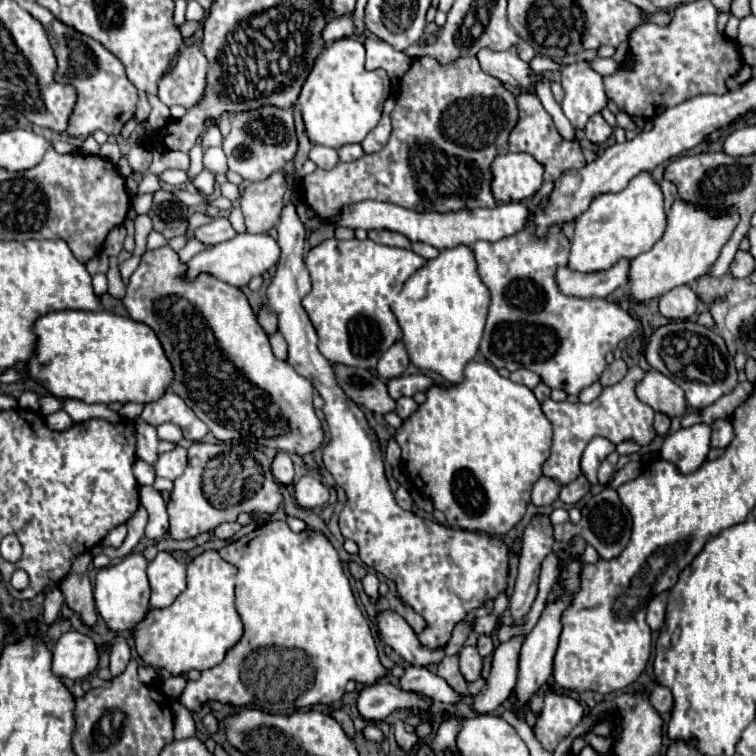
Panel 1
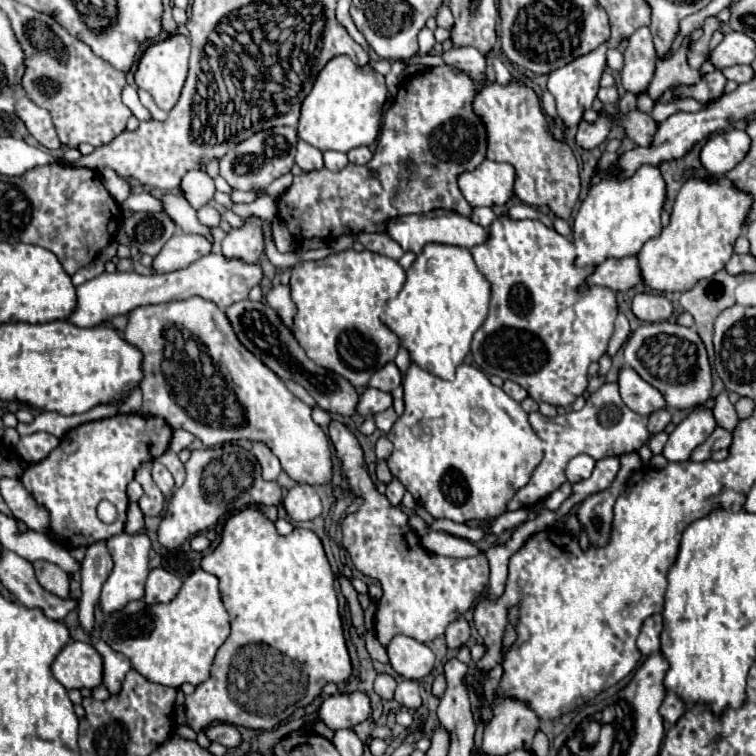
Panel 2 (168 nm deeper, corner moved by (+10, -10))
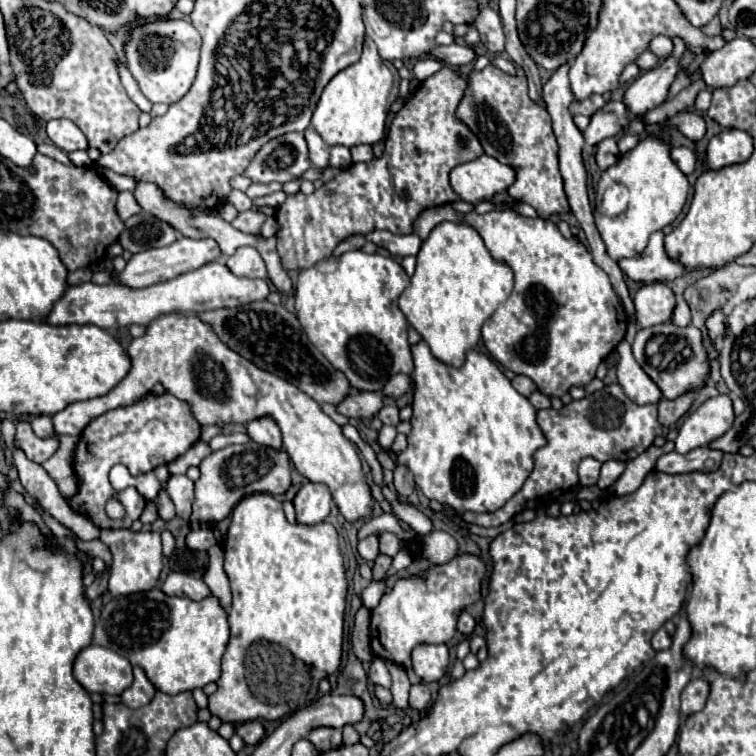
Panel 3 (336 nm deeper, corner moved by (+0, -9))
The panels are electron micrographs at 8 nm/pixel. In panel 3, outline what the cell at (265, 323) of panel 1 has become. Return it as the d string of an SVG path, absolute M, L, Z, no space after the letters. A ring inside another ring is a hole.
M256 301L234 309L214 309L196 313L196 317L200 317L200 321L204 321L206 325L212 325L220 341L224 341L224 345L228 345L232 351L240 353L256 367L296 385L300 391L304 391L318 403L336 405L348 395L350 385L344 373L334 369L330 361L310 341L306 341L308 337L300 321L296 319L296 315L286 311L284 305Z

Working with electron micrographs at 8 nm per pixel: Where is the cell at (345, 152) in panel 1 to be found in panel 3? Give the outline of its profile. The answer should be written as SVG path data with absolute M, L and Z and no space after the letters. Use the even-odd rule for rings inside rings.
M336 145L330 151L330 167L340 167L340 169L348 169L352 165L352 157L350 157L350 149L344 145Z

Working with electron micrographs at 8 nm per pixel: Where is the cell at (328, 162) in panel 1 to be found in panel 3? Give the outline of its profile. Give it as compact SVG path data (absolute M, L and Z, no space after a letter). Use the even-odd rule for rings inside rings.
M308 127L304 131L308 149L310 149L310 161L314 167L328 167L328 159L330 159L330 145L324 143L324 139L314 131L314 127Z

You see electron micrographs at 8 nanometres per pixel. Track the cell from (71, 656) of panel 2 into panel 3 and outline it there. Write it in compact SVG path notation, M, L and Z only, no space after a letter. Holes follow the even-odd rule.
M90 645L80 651L74 665L76 681L90 693L120 695L132 685L132 665L116 651Z

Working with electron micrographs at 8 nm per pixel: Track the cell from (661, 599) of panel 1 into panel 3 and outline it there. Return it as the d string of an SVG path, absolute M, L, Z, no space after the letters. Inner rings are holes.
M668 621L664 627L660 627L654 637L652 637L652 647L656 651L662 651L662 649L668 649L670 643L672 643L672 635L674 635L674 623Z

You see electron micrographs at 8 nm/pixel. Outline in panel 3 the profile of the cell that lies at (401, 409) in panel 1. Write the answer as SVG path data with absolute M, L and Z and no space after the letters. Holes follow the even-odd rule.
M386 405L378 411L378 417L382 419L384 425L398 425L398 407L396 405Z

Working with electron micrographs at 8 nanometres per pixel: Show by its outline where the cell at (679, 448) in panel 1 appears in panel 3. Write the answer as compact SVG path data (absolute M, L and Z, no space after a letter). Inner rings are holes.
M718 395L702 403L680 427L674 441L678 453L688 453L696 447L708 445L716 437L724 435L734 423L732 399L728 395Z

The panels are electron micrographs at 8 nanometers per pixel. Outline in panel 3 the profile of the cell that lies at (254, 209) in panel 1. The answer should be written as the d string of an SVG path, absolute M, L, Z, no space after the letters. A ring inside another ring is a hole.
M240 247L232 257L228 257L226 267L238 277L266 279L266 265L254 247Z

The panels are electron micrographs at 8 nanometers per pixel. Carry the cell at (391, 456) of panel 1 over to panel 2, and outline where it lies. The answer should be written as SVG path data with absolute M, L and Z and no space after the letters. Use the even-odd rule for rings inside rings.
M382 436L376 442L376 456L378 456L378 460L388 460L390 454L392 454L392 442L386 436Z

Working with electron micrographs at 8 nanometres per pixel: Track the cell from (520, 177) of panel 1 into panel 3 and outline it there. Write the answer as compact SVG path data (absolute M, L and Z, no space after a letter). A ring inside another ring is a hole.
M480 155L474 161L466 161L456 165L450 171L450 185L460 201L466 203L480 203L490 201L492 195L504 193L516 179L512 167L502 165L494 157Z

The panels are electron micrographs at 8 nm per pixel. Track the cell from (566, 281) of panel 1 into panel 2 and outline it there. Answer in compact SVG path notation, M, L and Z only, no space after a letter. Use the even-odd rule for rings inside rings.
M636 256L630 258L608 258L602 266L598 266L586 280L584 280L584 288L590 286L604 286L610 288L614 292L620 290L630 290L632 286L636 286L640 282L640 270L638 270L638 260Z

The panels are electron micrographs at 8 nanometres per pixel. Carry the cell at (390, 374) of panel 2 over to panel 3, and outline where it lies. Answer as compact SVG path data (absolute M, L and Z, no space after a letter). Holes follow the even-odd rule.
M398 373L398 375L394 375L386 383L386 387L382 389L382 393L388 395L388 397L392 397L392 399L400 399L408 391L408 387L410 387L410 377L404 375L404 373Z

